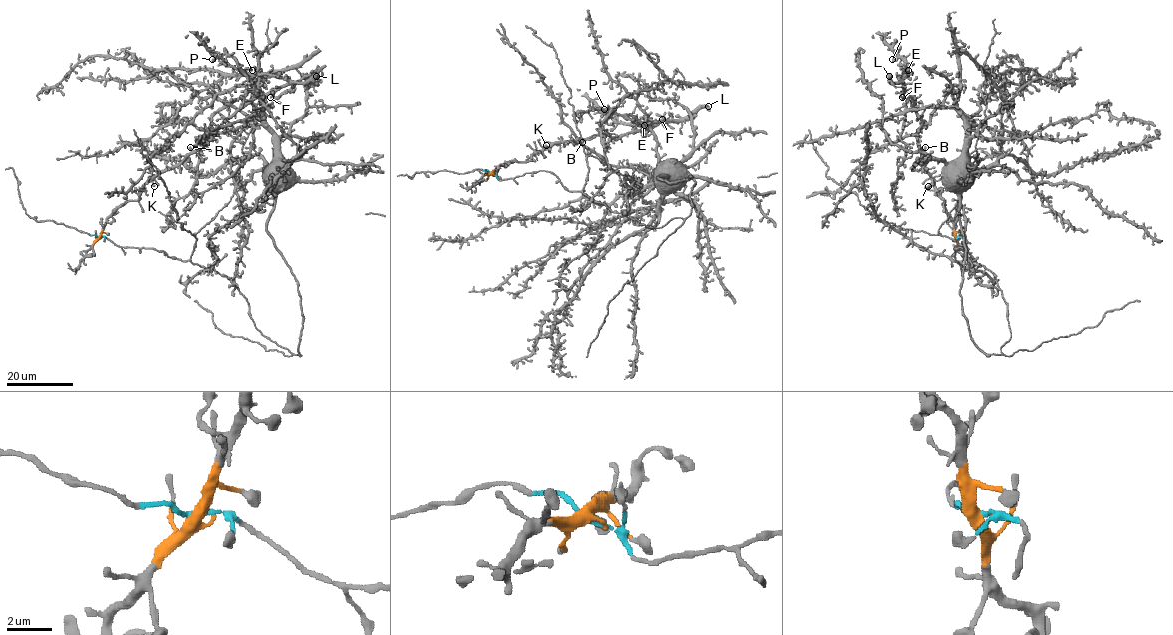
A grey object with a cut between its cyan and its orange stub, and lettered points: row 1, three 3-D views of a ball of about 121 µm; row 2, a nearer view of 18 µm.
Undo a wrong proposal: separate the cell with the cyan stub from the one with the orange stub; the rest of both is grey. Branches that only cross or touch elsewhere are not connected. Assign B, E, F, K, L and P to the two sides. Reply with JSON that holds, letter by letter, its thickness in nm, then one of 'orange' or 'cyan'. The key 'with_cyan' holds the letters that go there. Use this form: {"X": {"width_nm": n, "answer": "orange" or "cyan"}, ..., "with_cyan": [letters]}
{"B": {"width_nm": 300, "answer": "orange"}, "E": {"width_nm": 380, "answer": "orange"}, "F": {"width_nm": 220, "answer": "orange"}, "K": {"width_nm": 320, "answer": "orange"}, "L": {"width_nm": 650, "answer": "orange"}, "P": {"width_nm": 440, "answer": "orange"}, "with_cyan": []}

